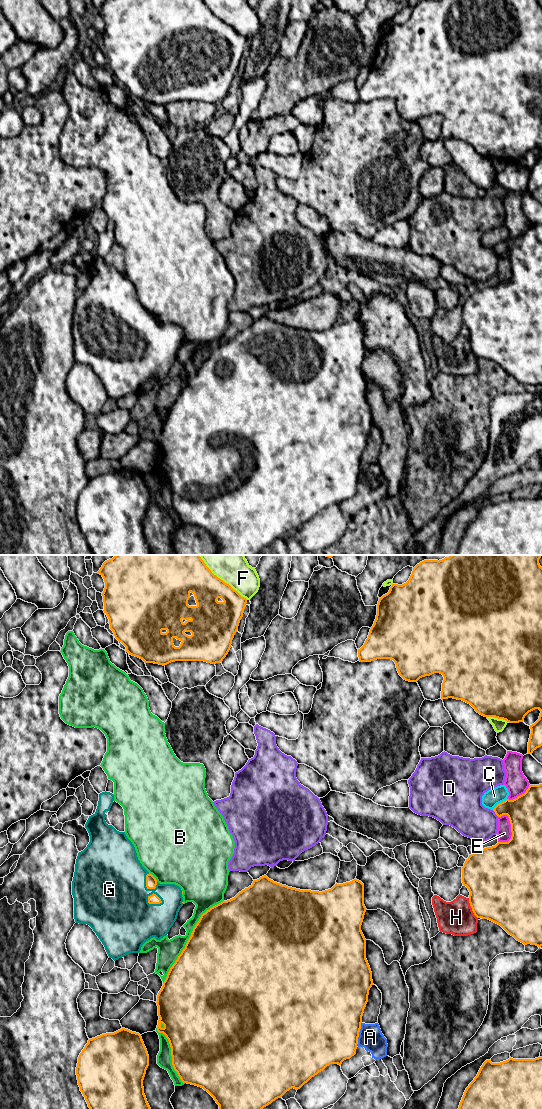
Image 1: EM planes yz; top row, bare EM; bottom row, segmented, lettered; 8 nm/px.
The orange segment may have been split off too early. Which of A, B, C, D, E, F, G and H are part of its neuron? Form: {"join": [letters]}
{"join": ["G"]}

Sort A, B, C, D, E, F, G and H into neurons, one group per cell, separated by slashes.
A / B / C / D / E / F / G / H

